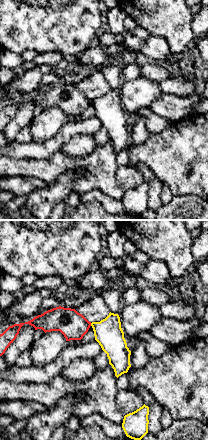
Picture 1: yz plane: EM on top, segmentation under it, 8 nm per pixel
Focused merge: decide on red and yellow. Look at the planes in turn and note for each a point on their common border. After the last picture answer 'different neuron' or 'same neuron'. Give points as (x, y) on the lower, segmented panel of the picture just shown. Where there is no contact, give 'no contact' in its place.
meets red at (90, 324)

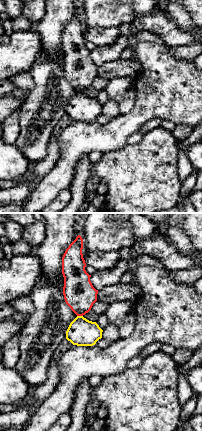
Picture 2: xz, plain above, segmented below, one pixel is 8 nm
meets red at (80, 315)

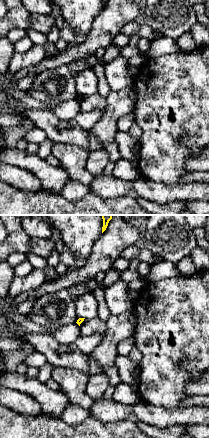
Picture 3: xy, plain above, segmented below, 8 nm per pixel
no contact

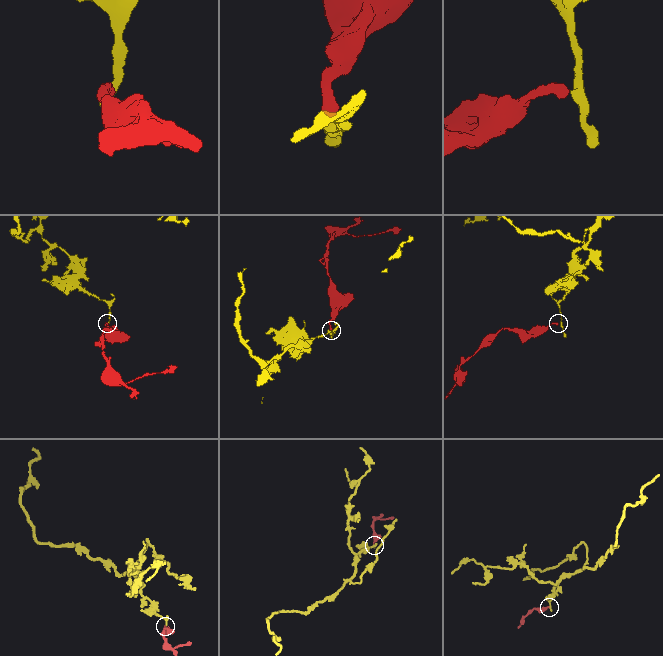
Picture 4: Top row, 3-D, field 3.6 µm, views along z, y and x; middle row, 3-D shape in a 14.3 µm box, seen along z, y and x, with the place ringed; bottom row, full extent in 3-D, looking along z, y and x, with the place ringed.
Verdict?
different neuron

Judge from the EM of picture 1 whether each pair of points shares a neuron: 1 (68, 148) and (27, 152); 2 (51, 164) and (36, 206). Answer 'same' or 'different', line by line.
1: different
2: different

